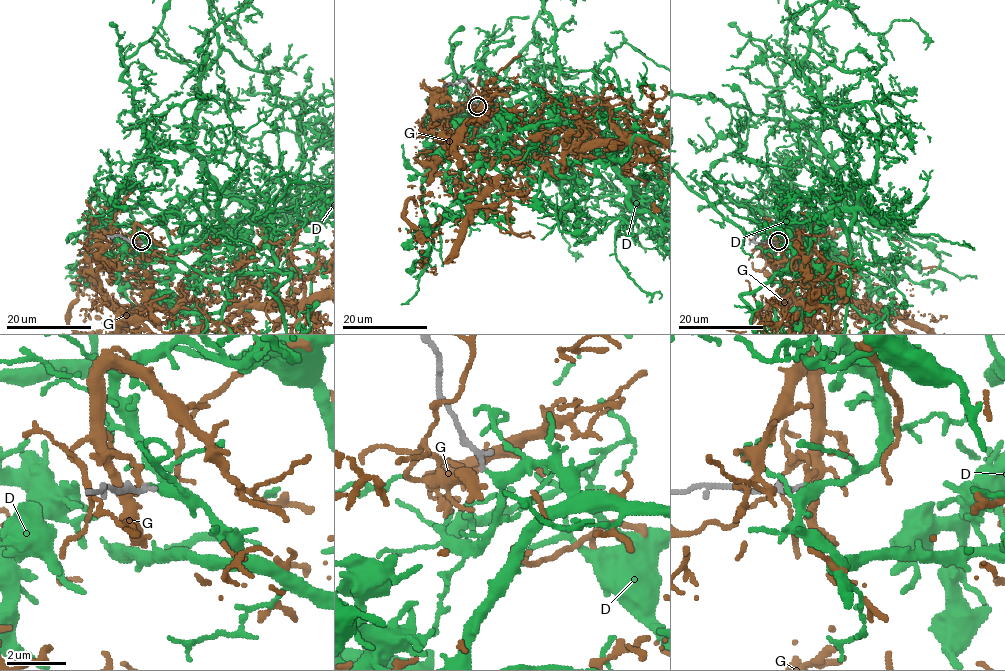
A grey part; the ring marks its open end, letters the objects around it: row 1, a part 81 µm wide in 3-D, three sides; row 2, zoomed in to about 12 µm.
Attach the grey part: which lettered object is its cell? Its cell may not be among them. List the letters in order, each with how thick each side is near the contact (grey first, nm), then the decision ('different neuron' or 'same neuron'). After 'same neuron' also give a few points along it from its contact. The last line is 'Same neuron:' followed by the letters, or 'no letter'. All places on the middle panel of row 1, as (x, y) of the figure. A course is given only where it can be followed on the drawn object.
D: calibres 180 and 260 nm; different neuron
G: calibres 180 and 200 nm; different neuron
Same neuron: no letter

